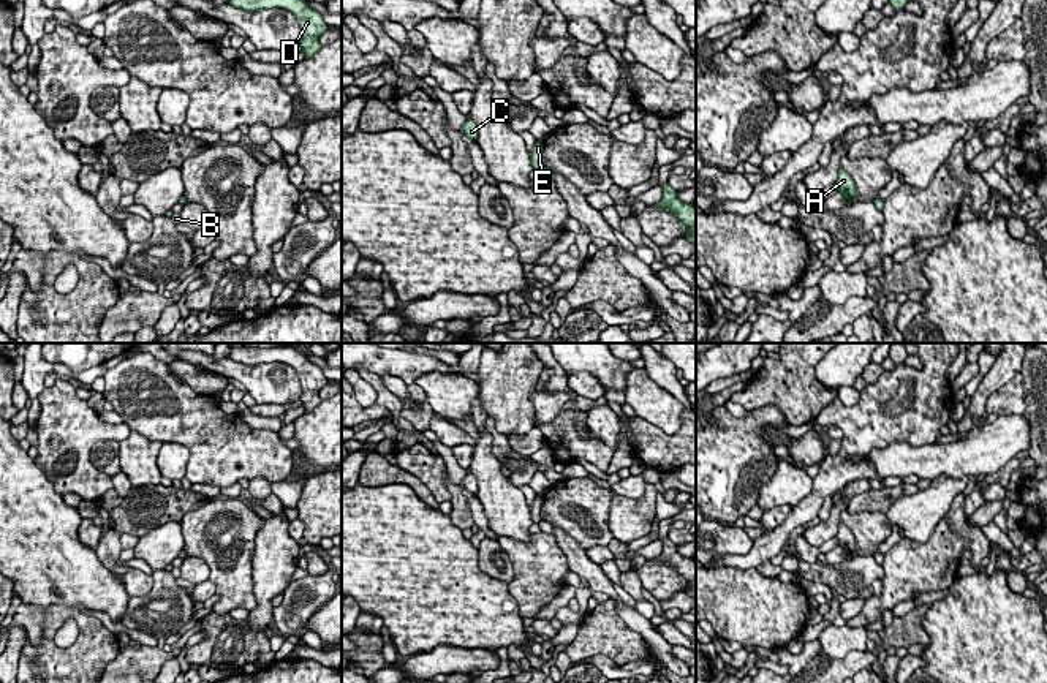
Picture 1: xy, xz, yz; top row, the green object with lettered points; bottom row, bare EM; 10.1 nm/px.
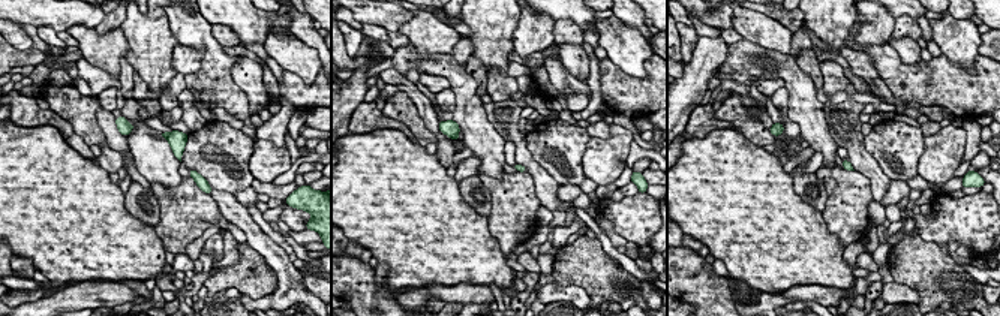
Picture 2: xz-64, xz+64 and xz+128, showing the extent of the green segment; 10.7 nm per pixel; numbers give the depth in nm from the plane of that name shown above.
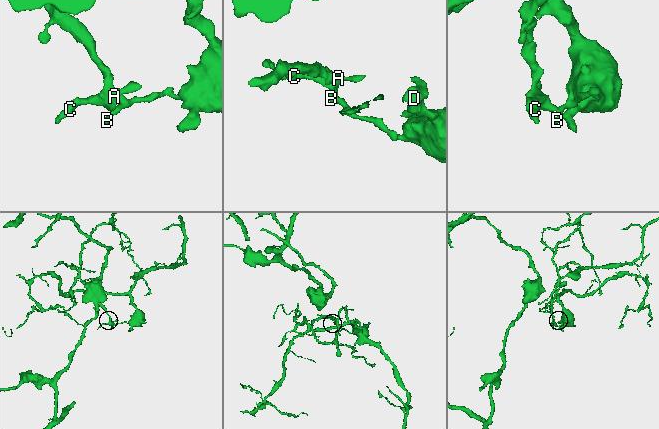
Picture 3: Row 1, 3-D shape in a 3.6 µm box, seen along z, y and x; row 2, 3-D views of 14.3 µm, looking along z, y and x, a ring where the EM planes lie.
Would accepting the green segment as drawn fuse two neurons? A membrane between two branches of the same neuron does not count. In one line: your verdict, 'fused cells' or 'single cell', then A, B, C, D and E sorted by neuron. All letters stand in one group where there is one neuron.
fused cells; A C E / B D

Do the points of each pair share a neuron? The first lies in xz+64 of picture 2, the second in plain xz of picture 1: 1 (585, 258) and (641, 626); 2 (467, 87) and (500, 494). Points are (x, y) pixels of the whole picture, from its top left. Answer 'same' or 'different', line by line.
1: different
2: same

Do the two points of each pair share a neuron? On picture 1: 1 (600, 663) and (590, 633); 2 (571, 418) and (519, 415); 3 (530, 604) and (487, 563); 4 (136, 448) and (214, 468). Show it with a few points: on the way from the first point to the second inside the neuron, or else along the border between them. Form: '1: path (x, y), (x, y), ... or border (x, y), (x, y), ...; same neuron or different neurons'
1: border (589, 656), (606, 655), (617, 664), (633, 663); different neurons
2: border (533, 416), (532, 426); different neurons
3: border (500, 546), (511, 563), (513, 579), (508, 584); different neurons
4: border (132, 429), (149, 440), (163, 441); different neurons

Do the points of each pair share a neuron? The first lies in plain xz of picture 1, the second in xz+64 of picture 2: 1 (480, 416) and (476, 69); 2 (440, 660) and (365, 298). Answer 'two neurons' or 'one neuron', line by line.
1: two neurons
2: two neurons

